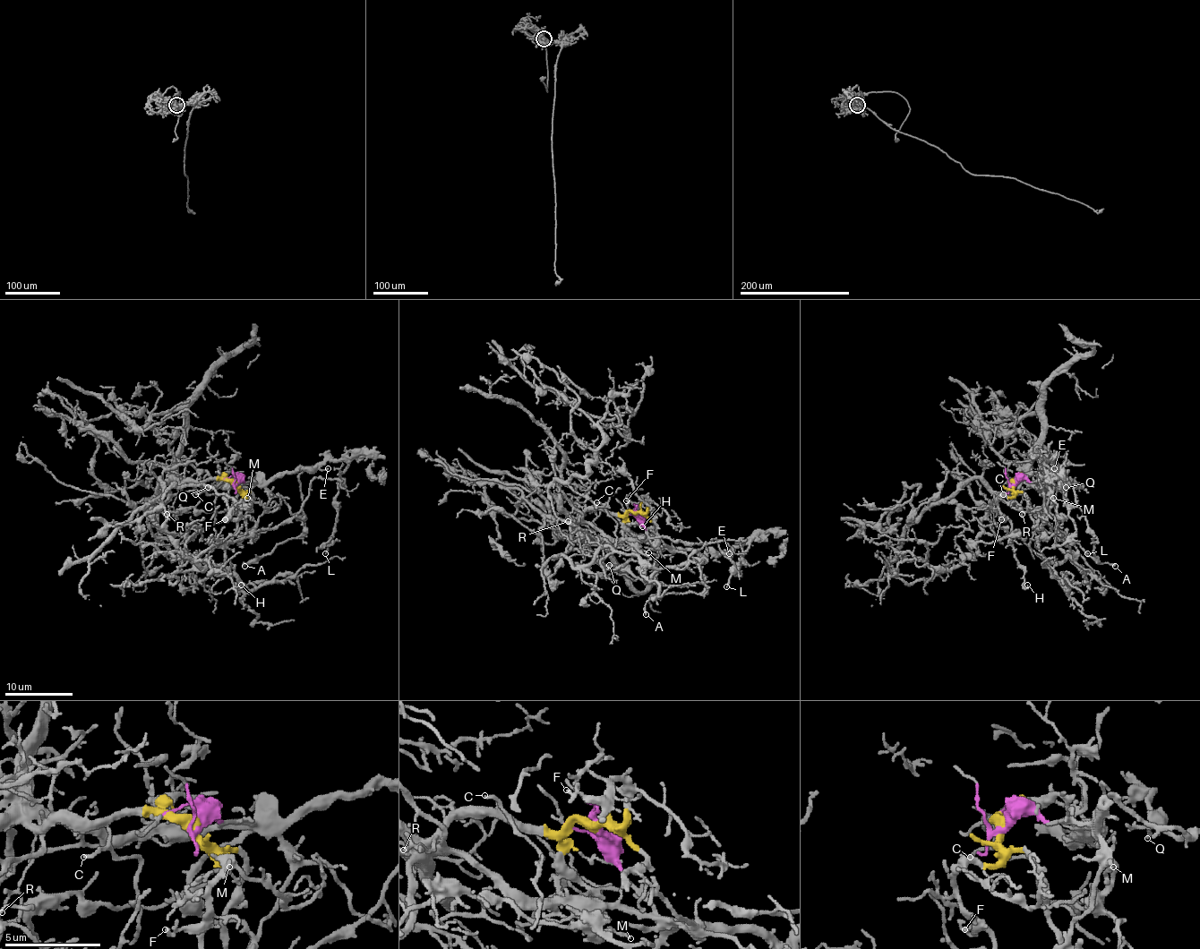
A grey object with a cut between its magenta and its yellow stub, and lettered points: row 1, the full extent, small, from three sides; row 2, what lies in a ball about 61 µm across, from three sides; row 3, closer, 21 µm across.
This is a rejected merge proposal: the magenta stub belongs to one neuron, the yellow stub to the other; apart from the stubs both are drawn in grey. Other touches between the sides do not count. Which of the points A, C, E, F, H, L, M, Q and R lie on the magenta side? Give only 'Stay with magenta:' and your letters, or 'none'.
Stay with magenta: A, E, L, M, Q

